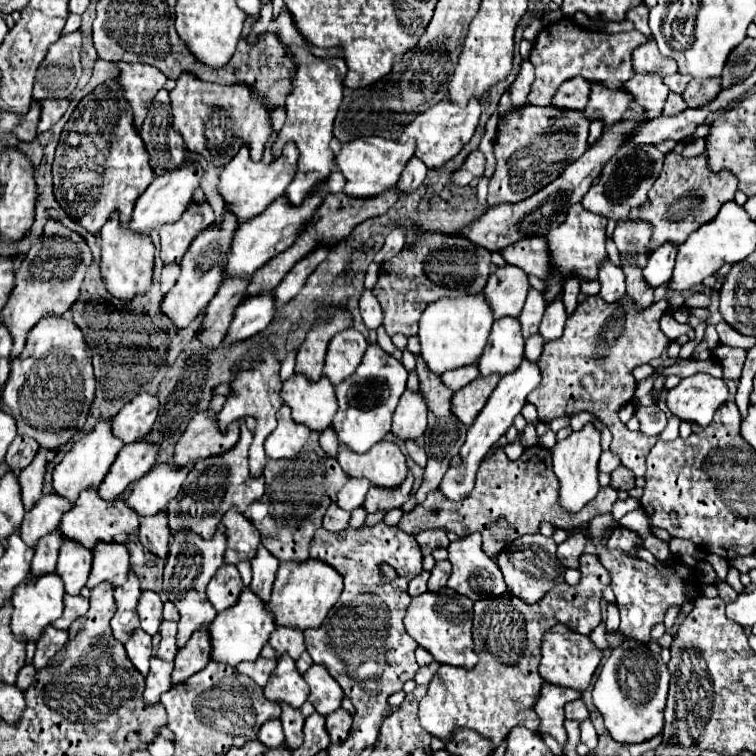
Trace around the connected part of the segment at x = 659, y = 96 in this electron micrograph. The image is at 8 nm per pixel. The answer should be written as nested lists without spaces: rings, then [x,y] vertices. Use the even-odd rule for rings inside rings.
[[[635,74],[629,84],[625,84],[625,90],[633,94],[633,98],[643,106],[649,120],[661,116],[663,104],[667,100],[669,88],[663,84],[661,76],[649,76],[649,74]]]

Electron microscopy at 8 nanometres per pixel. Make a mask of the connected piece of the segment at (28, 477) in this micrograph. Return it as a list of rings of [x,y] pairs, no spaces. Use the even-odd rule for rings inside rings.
[[[39,448],[33,462],[21,470],[19,482],[21,482],[21,496],[25,510],[31,510],[35,502],[43,496],[43,480],[45,480],[45,468],[47,468],[47,448]]]

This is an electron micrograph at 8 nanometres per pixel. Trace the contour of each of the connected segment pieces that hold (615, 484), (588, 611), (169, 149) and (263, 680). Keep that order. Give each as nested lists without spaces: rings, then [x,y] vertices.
[[[619,466],[617,470],[611,472],[611,488],[615,490],[631,490],[635,486],[635,476],[633,472],[629,472],[629,468]]]
[[[595,554],[581,556],[581,580],[577,586],[567,582],[559,584],[557,596],[549,596],[549,604],[547,598],[537,604],[525,604],[513,594],[475,602],[473,640],[479,662],[473,670],[449,664],[439,666],[429,682],[427,696],[419,704],[421,726],[441,740],[447,740],[457,726],[467,726],[493,740],[495,746],[505,740],[513,726],[539,732],[539,716],[535,714],[533,704],[543,684],[539,660],[545,630],[555,622],[563,622],[581,634],[589,634],[601,622],[599,600],[603,598],[603,586],[607,586],[611,578]]]
[[[155,102],[141,126],[141,138],[149,150],[153,170],[175,170],[185,162],[183,140],[173,128],[169,104]]]
[[[259,656],[257,660],[253,660],[253,662],[245,662],[245,664],[237,664],[237,670],[241,672],[241,674],[247,674],[251,680],[255,680],[259,686],[265,686],[267,684],[267,680],[269,680],[269,676],[271,676],[271,672],[273,672],[273,668],[275,668],[275,660],[267,660],[267,658],[263,658],[263,656]]]

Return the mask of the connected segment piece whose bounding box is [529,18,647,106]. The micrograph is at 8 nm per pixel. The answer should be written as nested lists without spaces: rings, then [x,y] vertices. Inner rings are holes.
[[[561,18],[557,22],[547,24],[537,34],[529,58],[535,66],[535,82],[529,92],[529,104],[547,106],[553,100],[557,88],[573,76],[583,76],[591,82],[601,82],[607,88],[621,88],[621,84],[625,84],[633,76],[631,52],[645,40],[647,38],[637,30],[621,34],[593,32],[583,26],[577,26],[571,18]]]

